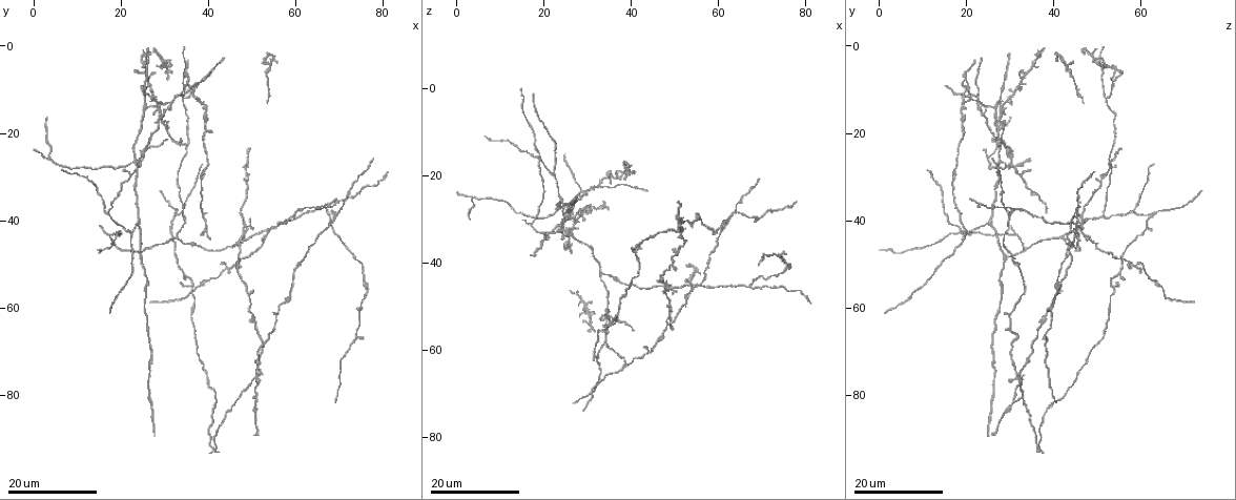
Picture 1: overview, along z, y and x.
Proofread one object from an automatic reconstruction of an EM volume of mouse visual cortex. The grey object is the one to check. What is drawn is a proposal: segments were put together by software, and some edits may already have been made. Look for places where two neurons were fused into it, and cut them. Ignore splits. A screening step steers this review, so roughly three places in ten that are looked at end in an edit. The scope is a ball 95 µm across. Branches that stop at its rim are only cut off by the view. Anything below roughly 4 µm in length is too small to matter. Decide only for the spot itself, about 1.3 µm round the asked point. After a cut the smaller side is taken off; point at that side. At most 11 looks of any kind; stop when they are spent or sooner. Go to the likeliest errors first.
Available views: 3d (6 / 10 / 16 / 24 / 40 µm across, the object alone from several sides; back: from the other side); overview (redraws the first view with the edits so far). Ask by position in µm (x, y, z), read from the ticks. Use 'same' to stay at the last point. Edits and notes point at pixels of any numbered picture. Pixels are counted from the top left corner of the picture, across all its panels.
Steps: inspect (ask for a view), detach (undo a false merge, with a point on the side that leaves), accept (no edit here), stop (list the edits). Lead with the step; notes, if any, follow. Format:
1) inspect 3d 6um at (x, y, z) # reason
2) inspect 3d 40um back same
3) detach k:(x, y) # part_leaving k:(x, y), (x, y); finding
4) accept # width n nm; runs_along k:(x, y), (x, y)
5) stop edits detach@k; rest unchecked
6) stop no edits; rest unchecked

inspect 3d 16um at (33.0, 43.0, 42.0) # two arms in line, one across

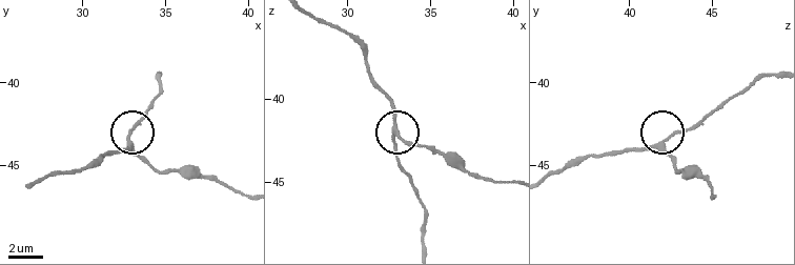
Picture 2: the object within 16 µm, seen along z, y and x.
inspect 3d 10um at (32.7, 43.4, 42.1)

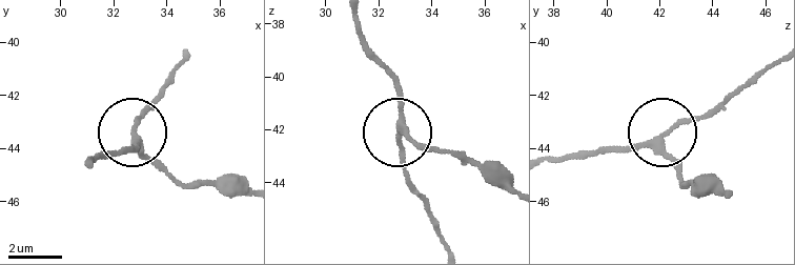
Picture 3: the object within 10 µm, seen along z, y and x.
accept # width 220 nm; runs_along 3:(713, 192), (681, 182), (677, 159), (659, 137), (600, 145); all the same neuron

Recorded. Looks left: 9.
inspect 3d 16um at (48.5, 44.0, 45.5)

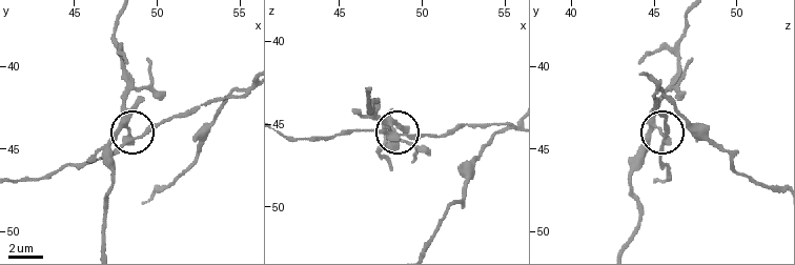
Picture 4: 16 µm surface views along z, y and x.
inspect 3d 6um at (48.4, 44.3, 45.5)

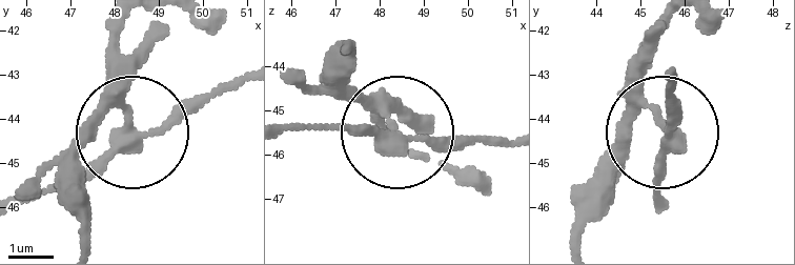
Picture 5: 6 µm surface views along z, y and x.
detach 5:(100, 95) # arms 4; two neurons meet here

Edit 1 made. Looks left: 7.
inspect 3d 24um at (34.5, 12.0, 51.5) # arms part here

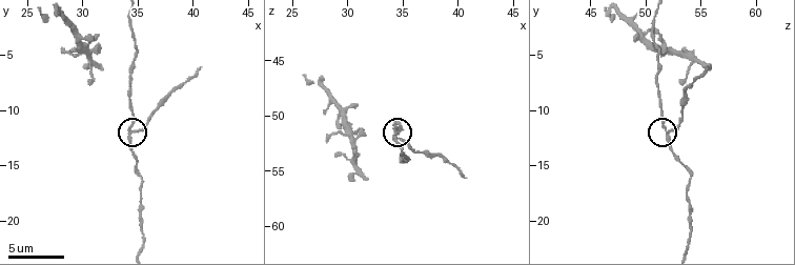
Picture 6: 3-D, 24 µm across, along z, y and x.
inspect 3d 10um at (34.4, 12.0, 52.0)

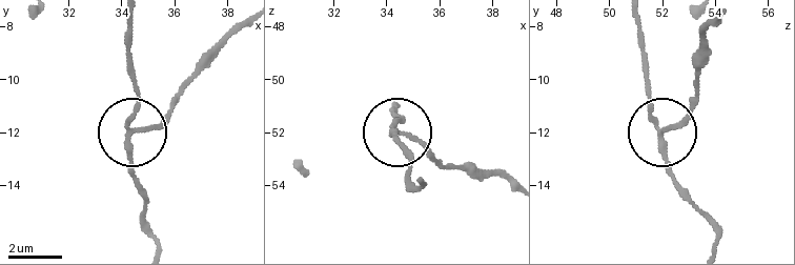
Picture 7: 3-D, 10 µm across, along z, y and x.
detach 7:(162, 124) # arms 3; two neurons meet here

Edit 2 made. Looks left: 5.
inspect 3d 16um at (26.0, 14.0, 26.0) # branch point

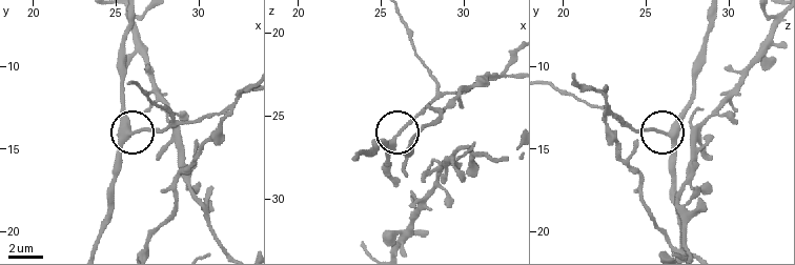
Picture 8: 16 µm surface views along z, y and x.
inspect 3d 6um at (25.7, 13.9, 26.5)

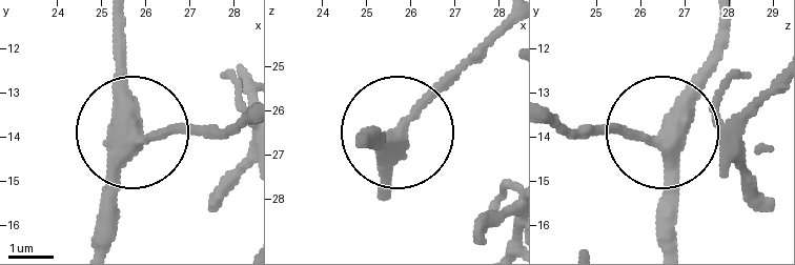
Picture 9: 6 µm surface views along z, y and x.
accept # arms 3; continuous, no second neuron

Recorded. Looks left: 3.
inspect 3d 16um at (67.0, 37.5, 45.0) # two arms in line, one across

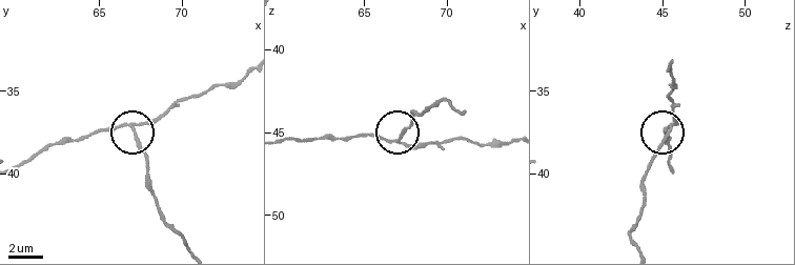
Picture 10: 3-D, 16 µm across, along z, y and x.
inspect 3d 6um at (67.1, 37.3, 45.6)

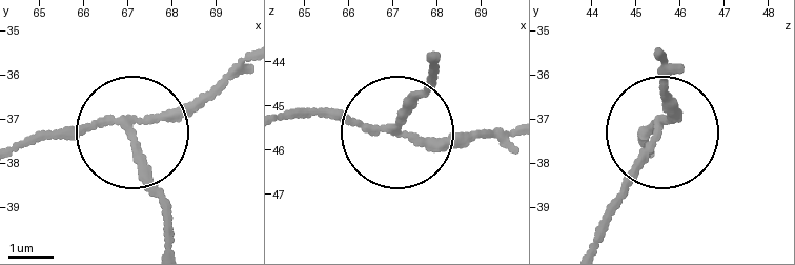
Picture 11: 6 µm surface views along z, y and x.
detach 11:(157, 189) # part_leaving 11:(130, 134), (165, 243); two neurons meet here

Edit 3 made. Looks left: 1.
stop edits detach@5, detach@7, detach@11; rest unchecked

